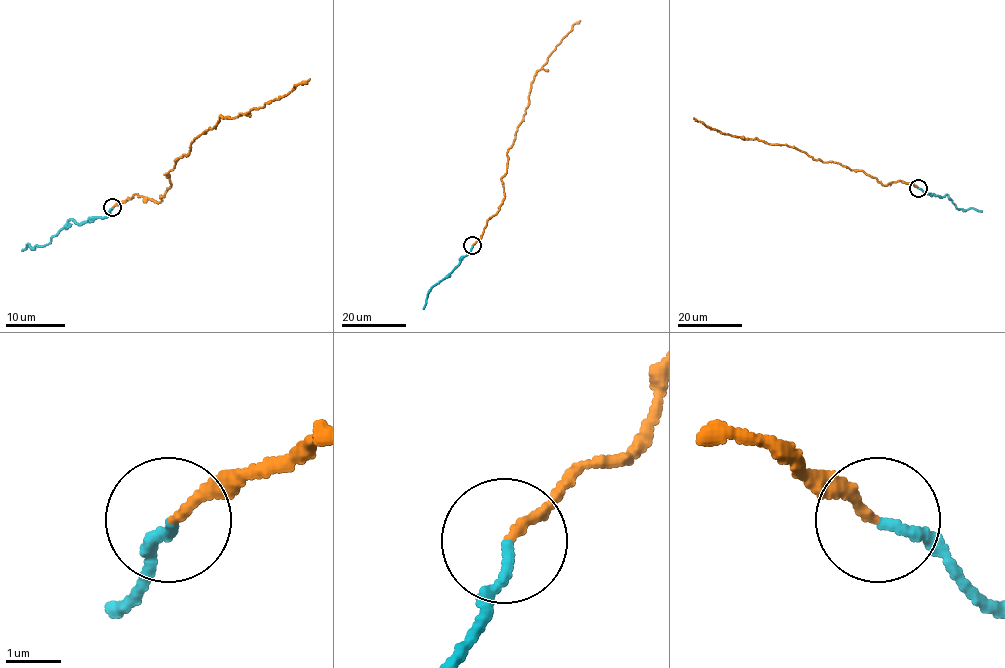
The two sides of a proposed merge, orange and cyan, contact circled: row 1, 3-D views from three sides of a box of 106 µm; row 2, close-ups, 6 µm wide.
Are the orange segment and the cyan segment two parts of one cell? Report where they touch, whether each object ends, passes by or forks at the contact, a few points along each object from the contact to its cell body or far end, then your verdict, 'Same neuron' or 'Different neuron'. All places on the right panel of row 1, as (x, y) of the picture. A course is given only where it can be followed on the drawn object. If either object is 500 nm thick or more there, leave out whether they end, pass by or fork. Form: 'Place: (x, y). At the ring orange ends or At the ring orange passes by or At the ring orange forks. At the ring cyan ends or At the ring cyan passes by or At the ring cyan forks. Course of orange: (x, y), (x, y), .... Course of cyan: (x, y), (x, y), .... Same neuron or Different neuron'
Place: (918, 188). At the ring orange ends. At the ring cyan ends. Course of orange: (918, 188), (900, 181), (883, 185), (863, 171), (813, 159), (786, 145), (722, 134), (694, 117). Course of cyan: (918, 188), (941, 197), (946, 195), (958, 208), (971, 208), (981, 212). Same neuron

